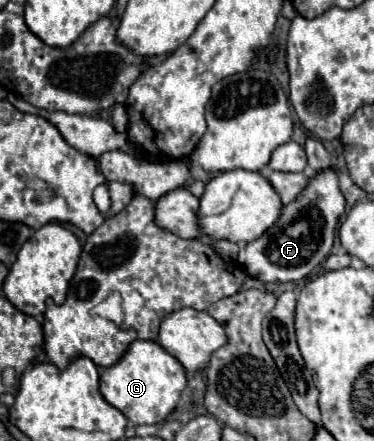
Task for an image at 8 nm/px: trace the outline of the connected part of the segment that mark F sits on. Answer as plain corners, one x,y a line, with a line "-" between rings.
323,170
313,176
305,192
285,204
279,222
267,230
259,240
249,242
239,252
239,264
251,278
263,284
269,282
295,282
307,278
329,256
335,242
335,228
345,214
345,198
339,190
339,178
335,170

